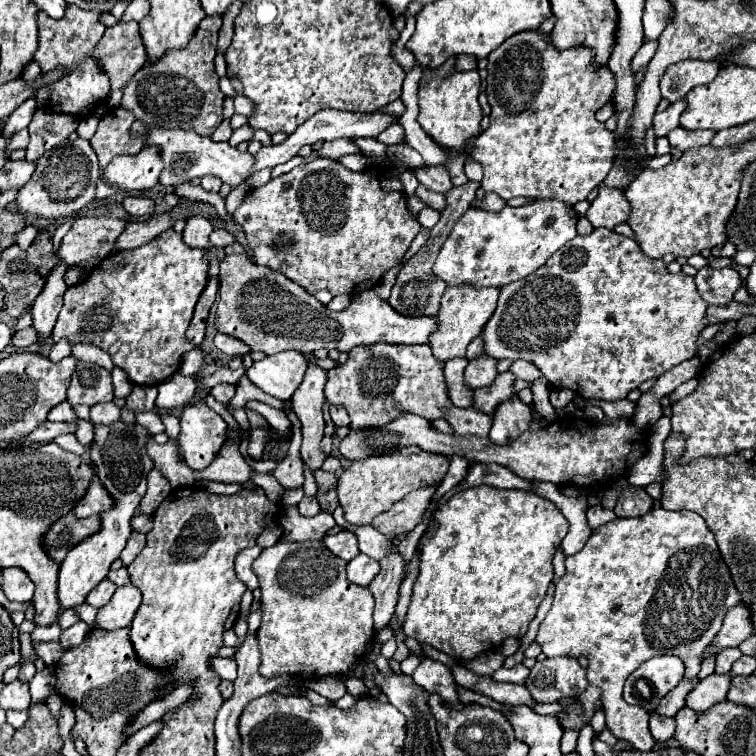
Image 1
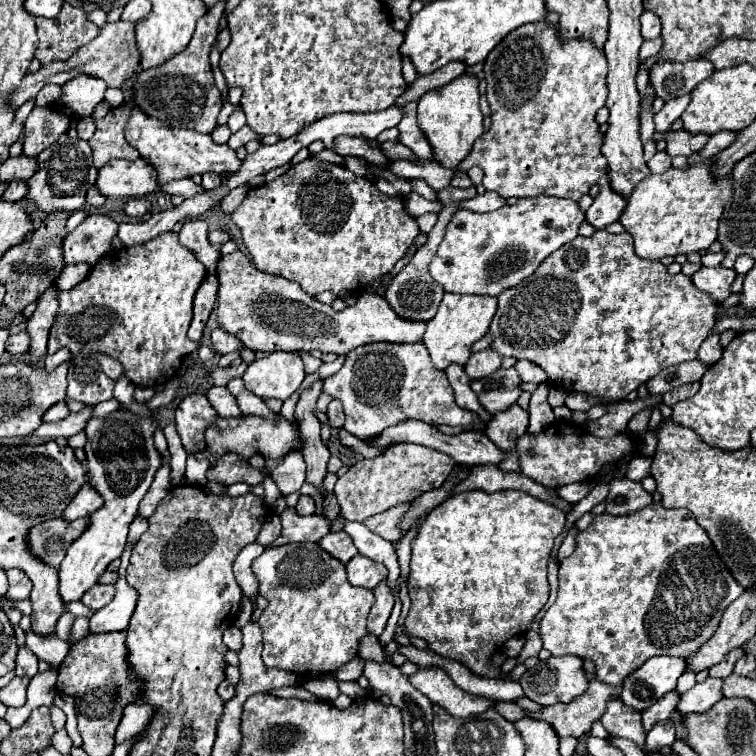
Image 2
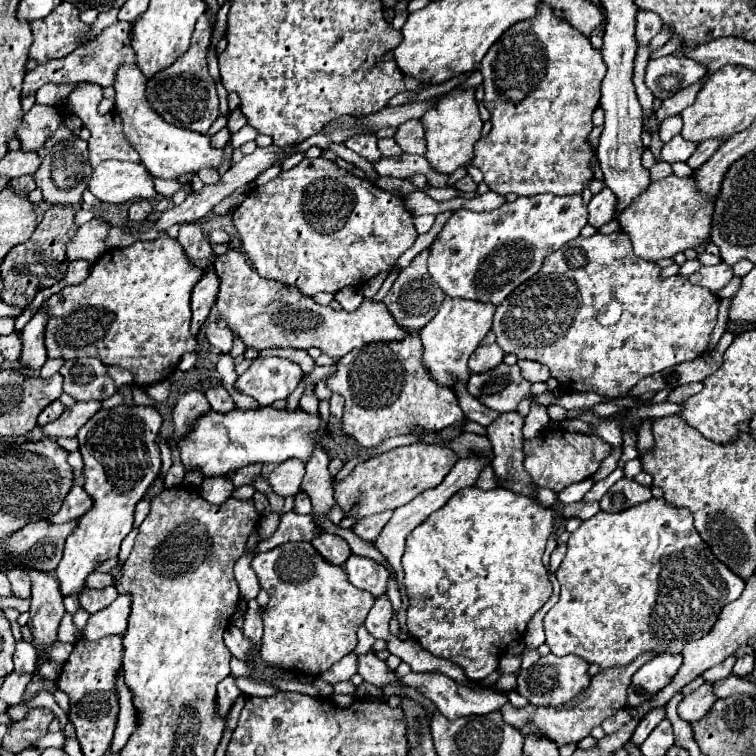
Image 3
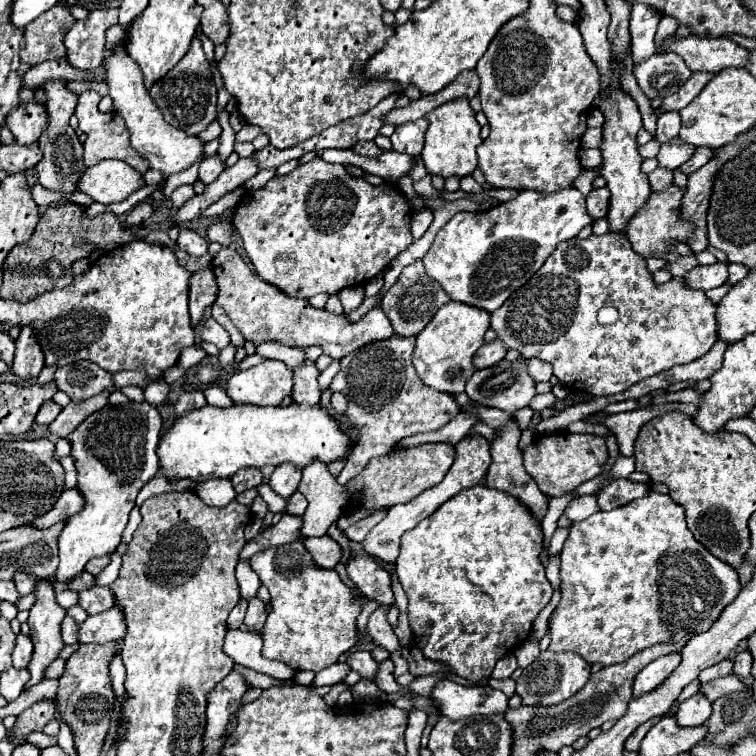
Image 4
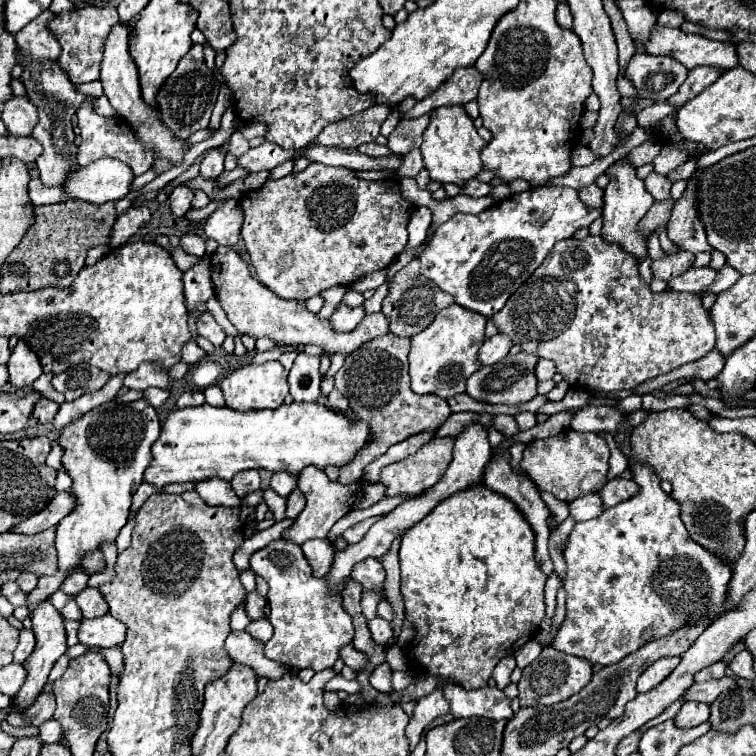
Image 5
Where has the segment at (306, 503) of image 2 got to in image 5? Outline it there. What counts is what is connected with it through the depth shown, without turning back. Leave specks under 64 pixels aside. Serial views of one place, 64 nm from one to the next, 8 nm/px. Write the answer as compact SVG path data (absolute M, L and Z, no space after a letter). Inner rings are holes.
M294 488L292 494L288 496L288 502L286 502L286 518L296 518L302 512L304 504L306 504L304 494L298 488Z

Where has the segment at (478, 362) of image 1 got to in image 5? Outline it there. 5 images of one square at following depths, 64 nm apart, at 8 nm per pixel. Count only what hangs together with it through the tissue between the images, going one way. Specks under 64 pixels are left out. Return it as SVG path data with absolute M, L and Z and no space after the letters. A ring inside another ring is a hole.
M496 334L482 344L478 356L480 356L482 364L488 366L488 364L500 362L508 354L510 348L512 348L512 340L508 340L508 336L504 336L504 334Z

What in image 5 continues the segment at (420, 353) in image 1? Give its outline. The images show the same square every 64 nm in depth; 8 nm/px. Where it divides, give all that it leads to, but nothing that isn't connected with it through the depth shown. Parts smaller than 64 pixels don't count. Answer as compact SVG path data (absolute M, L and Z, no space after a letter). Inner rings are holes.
M384 334L380 338L362 344L358 350L348 354L344 366L336 372L334 388L342 390L344 396L348 396L354 416L358 420L370 422L370 430L372 430L372 442L368 442L366 448L360 450L350 464L340 468L340 478L338 478L340 484L358 482L364 464L370 464L370 460L384 454L396 442L402 442L418 432L436 430L448 420L450 408L444 398L438 398L434 394L420 396L410 390L408 350L410 350L410 340L398 338L394 334Z

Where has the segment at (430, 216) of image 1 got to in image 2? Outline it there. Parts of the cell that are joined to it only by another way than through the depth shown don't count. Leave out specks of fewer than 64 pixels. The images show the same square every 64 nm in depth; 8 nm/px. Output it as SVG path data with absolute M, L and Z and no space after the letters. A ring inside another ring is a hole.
M422 214L422 216L416 218L416 222L418 222L418 226L420 226L420 232L424 232L424 234L428 234L428 232L434 228L436 220L438 220L436 214Z

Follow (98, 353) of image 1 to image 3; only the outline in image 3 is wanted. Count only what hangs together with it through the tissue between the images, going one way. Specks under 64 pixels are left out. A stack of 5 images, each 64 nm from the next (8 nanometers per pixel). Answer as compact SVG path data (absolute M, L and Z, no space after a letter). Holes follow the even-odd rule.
M110 366L110 368L108 368L108 374L114 378L114 382L116 382L118 388L128 386L128 384L134 384L134 376L132 376L132 372L128 372L128 370L124 370L124 368Z

